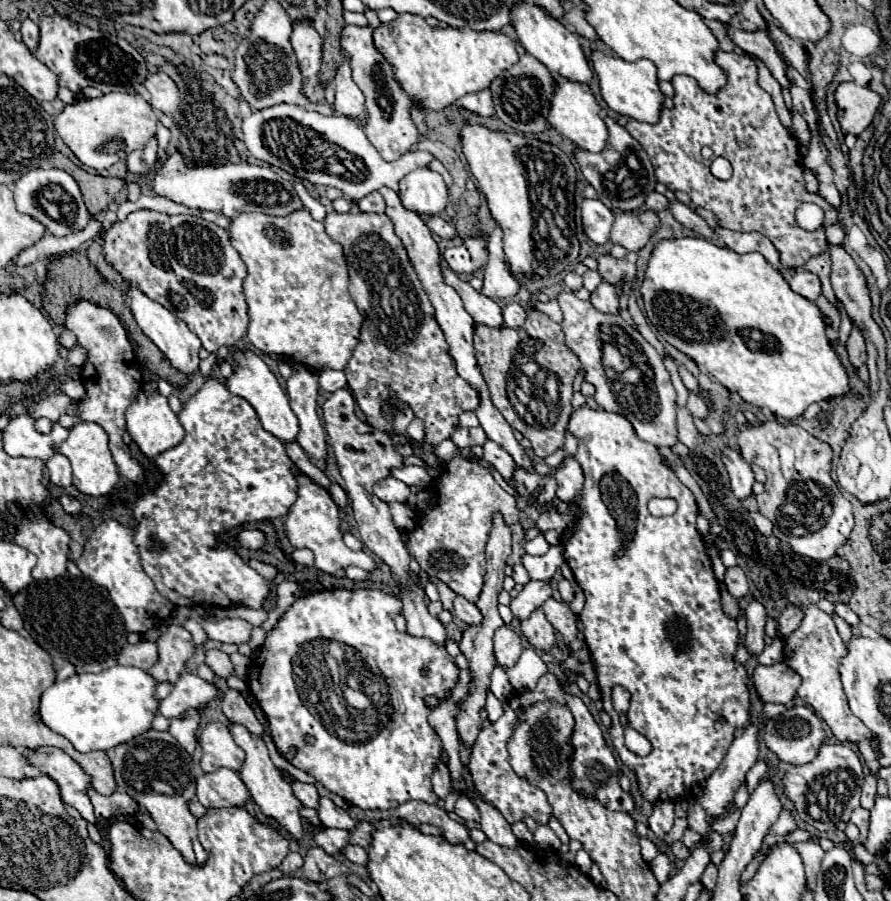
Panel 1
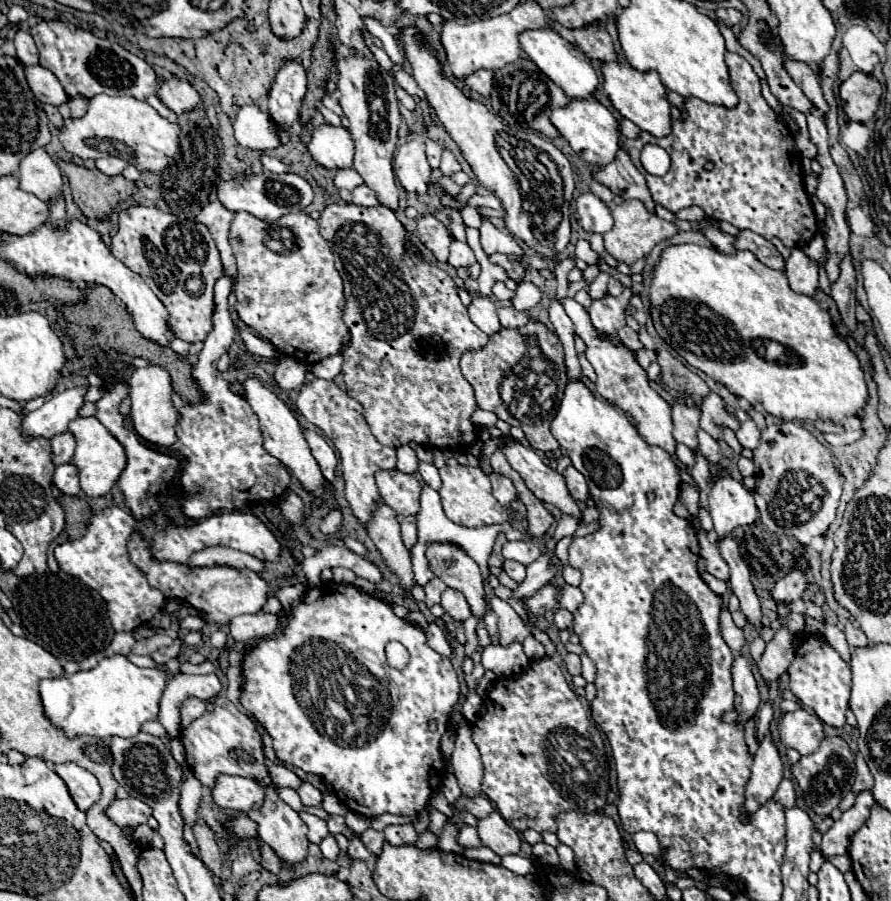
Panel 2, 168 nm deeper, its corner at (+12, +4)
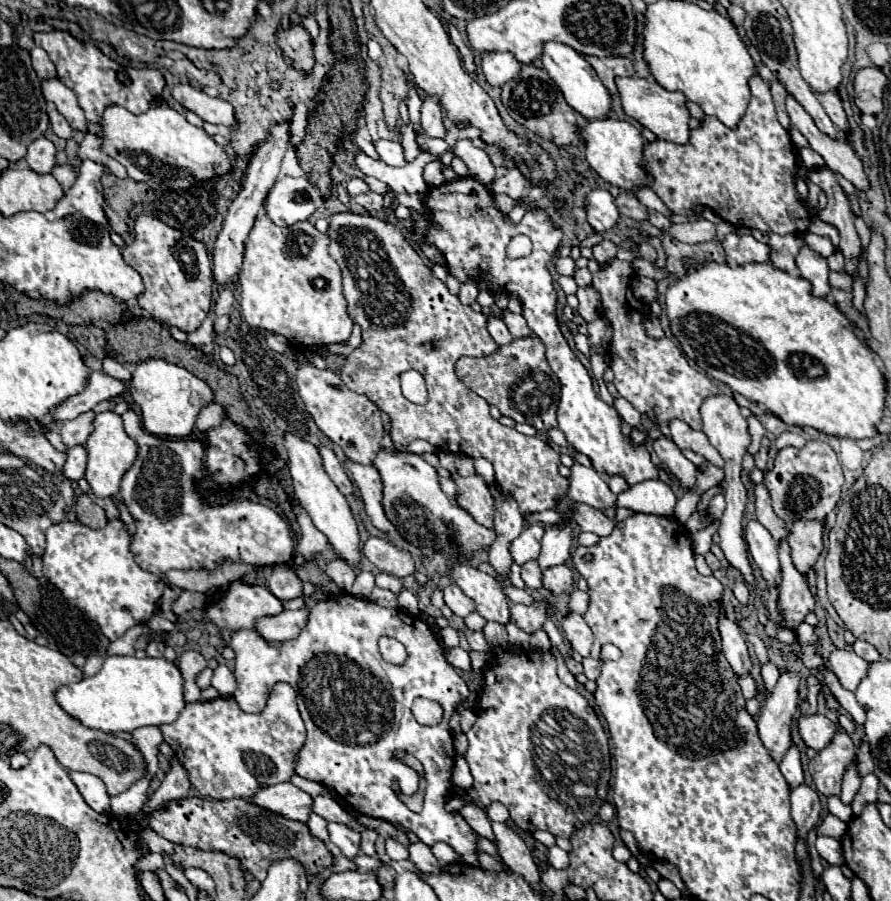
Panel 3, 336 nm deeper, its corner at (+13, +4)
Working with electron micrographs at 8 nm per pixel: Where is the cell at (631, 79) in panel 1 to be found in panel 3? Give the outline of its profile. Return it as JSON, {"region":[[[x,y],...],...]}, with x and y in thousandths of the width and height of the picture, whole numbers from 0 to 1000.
{"region":[[[694,85],[691,94],[694,94],[694,101],[696,101],[696,112],[698,112],[703,128],[714,132],[721,141],[730,143],[738,154],[765,159],[765,161],[772,159],[772,154],[774,154],[774,141],[772,141],[774,125],[772,125],[772,119],[770,119],[772,110],[765,103],[747,101],[734,88],[730,92],[727,88],[718,88],[718,85]]]}

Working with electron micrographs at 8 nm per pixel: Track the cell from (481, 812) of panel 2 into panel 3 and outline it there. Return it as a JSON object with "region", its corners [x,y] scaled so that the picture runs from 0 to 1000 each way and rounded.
{"region":[[[552,891],[552,893],[548,893],[548,907],[550,907],[550,911],[559,911],[559,913],[566,913],[566,916],[575,918],[572,900],[570,900],[563,891]]]}

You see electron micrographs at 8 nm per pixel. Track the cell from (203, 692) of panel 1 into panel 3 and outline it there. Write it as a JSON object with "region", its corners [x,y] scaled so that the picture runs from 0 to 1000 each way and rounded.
{"region":[[[247,738],[240,745],[238,762],[242,762],[247,767],[247,774],[260,774],[260,769],[265,767],[265,754],[263,754],[260,745],[254,738]]]}

